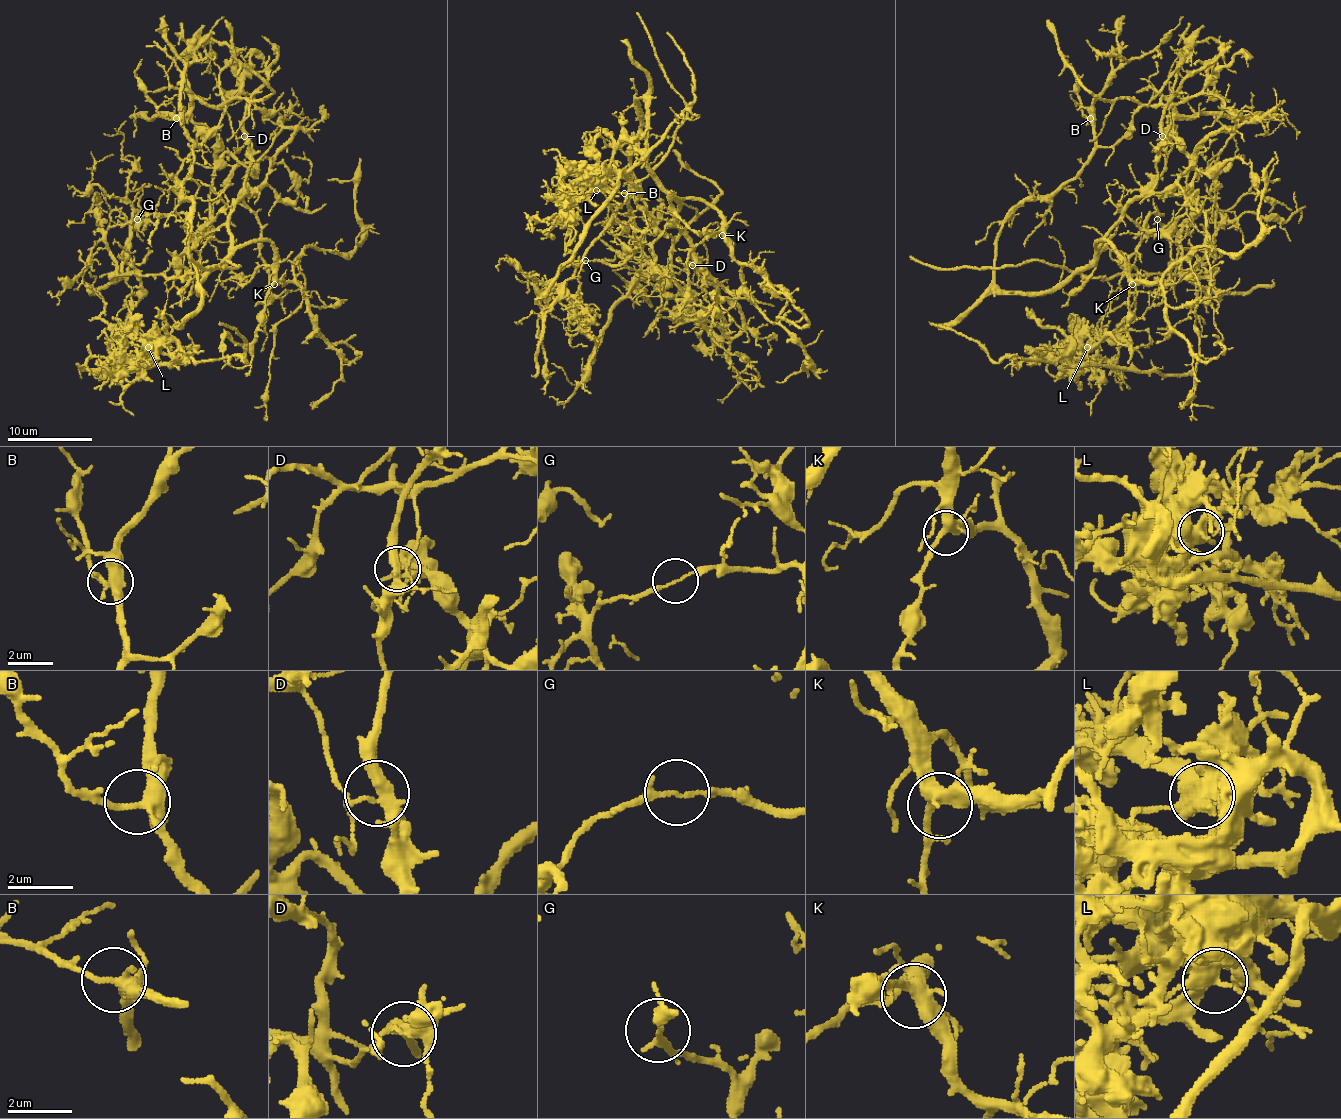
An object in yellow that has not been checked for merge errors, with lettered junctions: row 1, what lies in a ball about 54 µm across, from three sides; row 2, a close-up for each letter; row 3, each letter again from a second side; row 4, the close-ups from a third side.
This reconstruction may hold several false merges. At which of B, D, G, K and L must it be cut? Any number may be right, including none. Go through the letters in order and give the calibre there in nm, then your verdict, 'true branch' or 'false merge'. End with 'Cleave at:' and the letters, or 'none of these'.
B: calibre 320 nm; true branch
D: calibre 320 nm; false merge
G: calibre 130 nm; false merge
K: calibre 360 nm; true branch
L: calibre 480 nm; false merge
Cleave at: D, G, L

